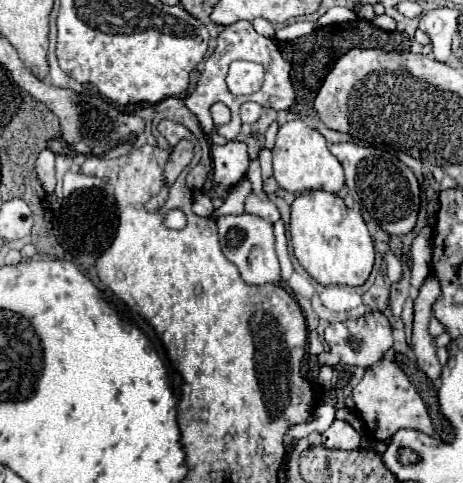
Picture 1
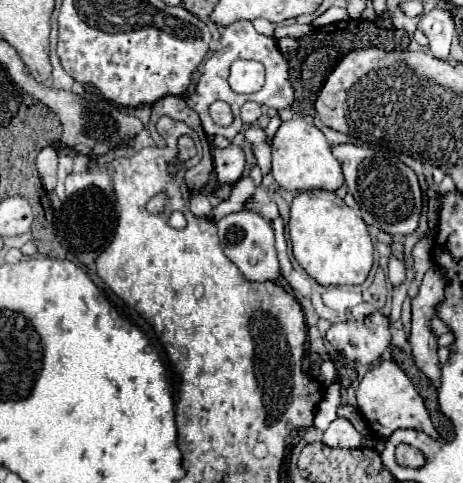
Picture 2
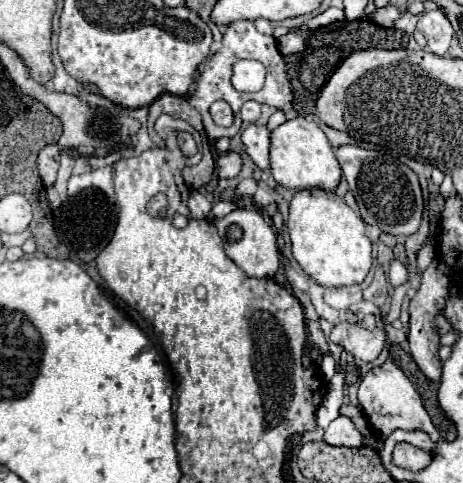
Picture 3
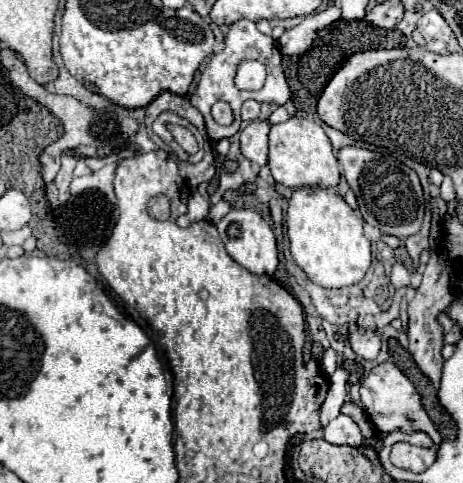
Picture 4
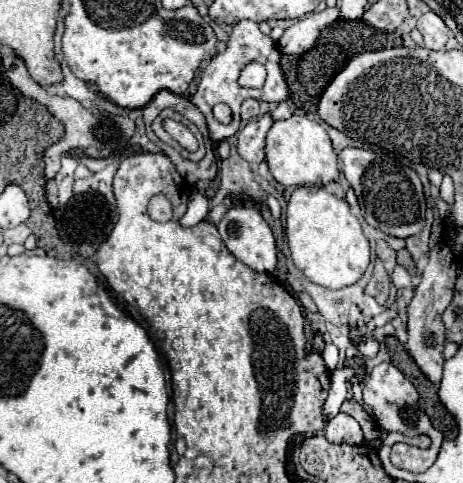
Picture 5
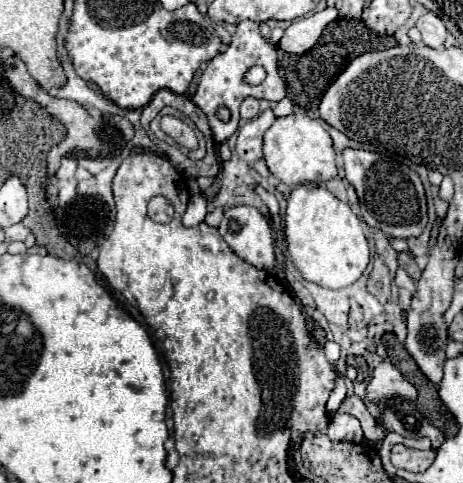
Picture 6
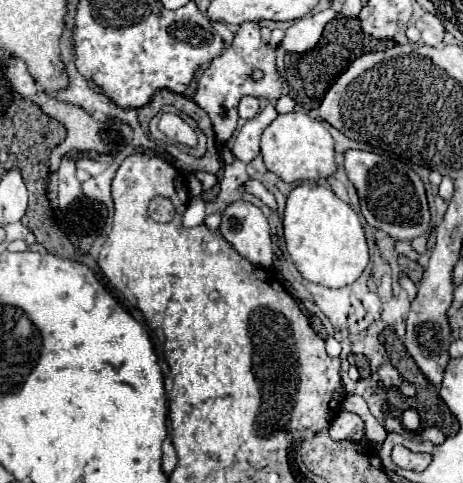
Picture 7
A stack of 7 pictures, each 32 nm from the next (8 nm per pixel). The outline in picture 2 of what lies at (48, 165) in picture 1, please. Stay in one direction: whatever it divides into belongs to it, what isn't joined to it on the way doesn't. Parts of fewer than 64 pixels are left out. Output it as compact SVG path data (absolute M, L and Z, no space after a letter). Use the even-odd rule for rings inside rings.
M40 152L36 158L36 168L40 174L40 180L44 188L50 192L54 190L54 178L56 178L56 152Z

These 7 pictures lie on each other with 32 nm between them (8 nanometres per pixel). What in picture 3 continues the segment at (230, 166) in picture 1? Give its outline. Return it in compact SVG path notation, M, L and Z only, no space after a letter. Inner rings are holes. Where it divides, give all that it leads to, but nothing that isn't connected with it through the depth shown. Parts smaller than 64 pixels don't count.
M236 150L216 152L216 170L218 178L236 178L242 170L242 156Z

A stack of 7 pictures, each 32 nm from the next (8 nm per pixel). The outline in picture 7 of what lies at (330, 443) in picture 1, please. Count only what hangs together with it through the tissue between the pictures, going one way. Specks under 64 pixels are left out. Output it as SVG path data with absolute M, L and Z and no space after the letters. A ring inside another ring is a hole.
M336 412L336 416L330 422L328 434L332 440L352 440L360 442L364 438L364 424L356 414L350 412Z

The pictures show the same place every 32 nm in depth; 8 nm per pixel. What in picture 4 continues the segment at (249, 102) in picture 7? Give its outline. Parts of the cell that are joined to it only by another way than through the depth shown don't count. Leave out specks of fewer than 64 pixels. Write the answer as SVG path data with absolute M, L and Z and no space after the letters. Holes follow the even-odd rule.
M246 100L242 106L242 120L252 122L260 116L260 104L256 100Z

